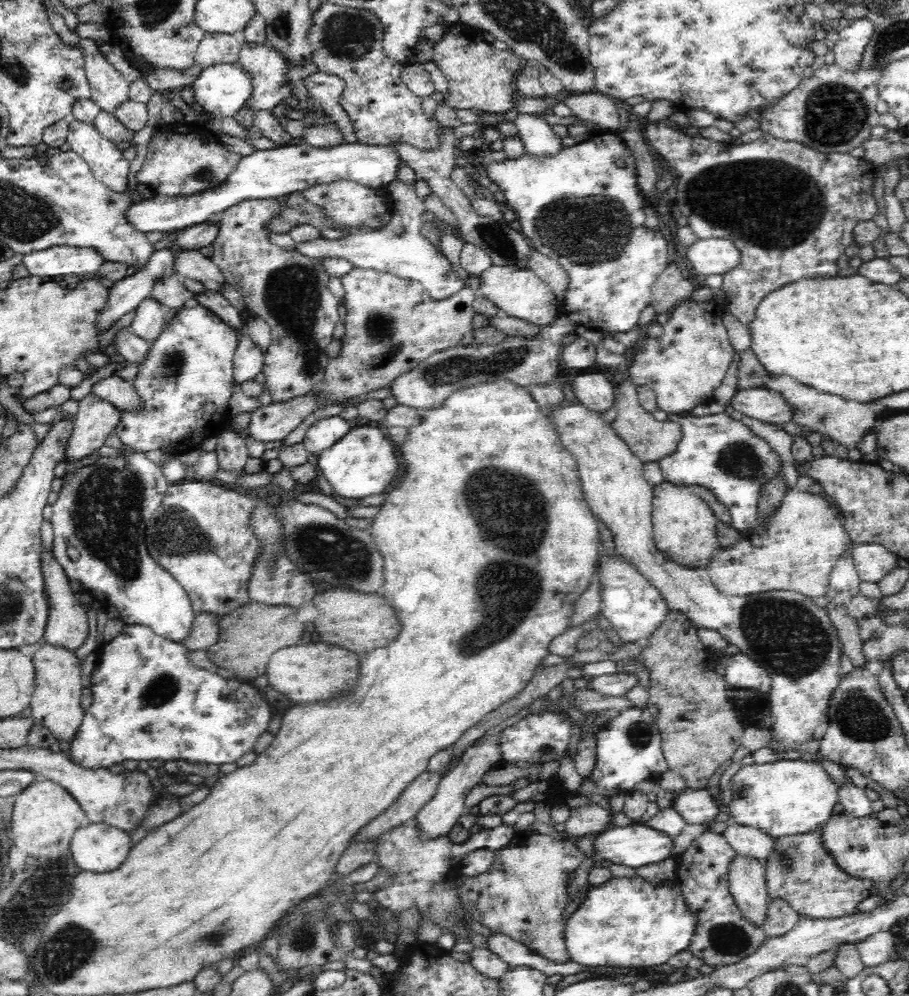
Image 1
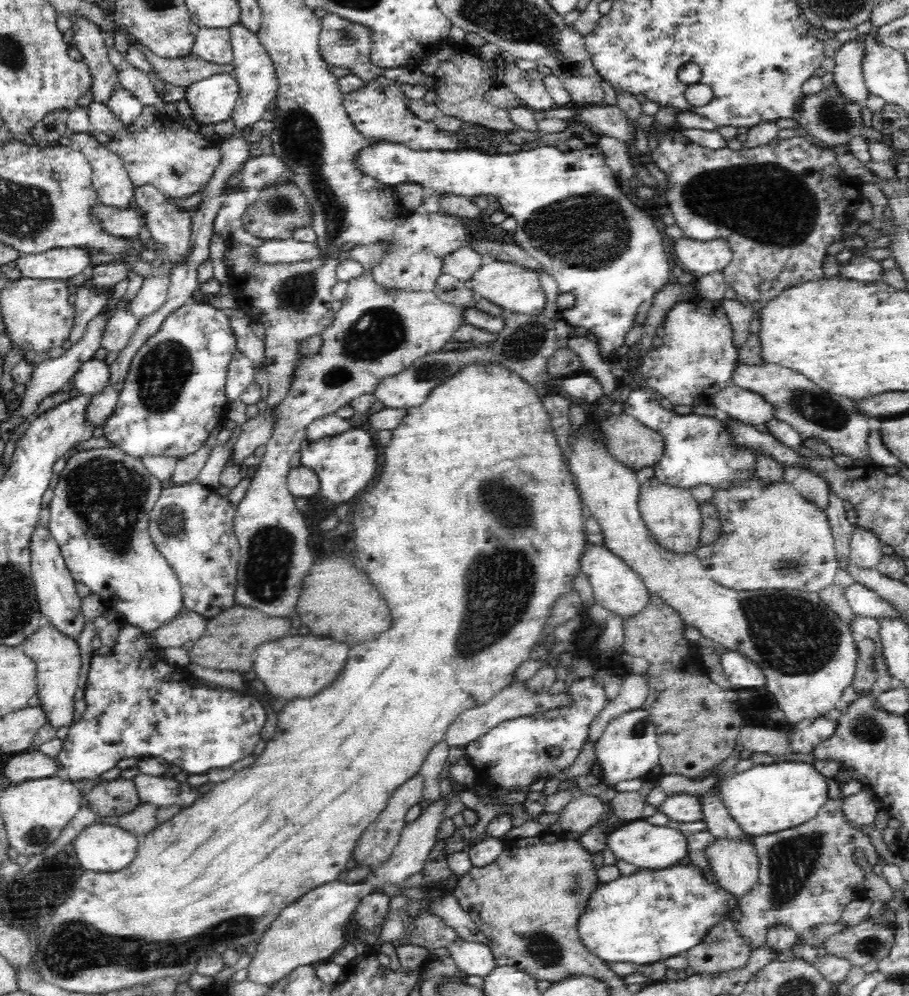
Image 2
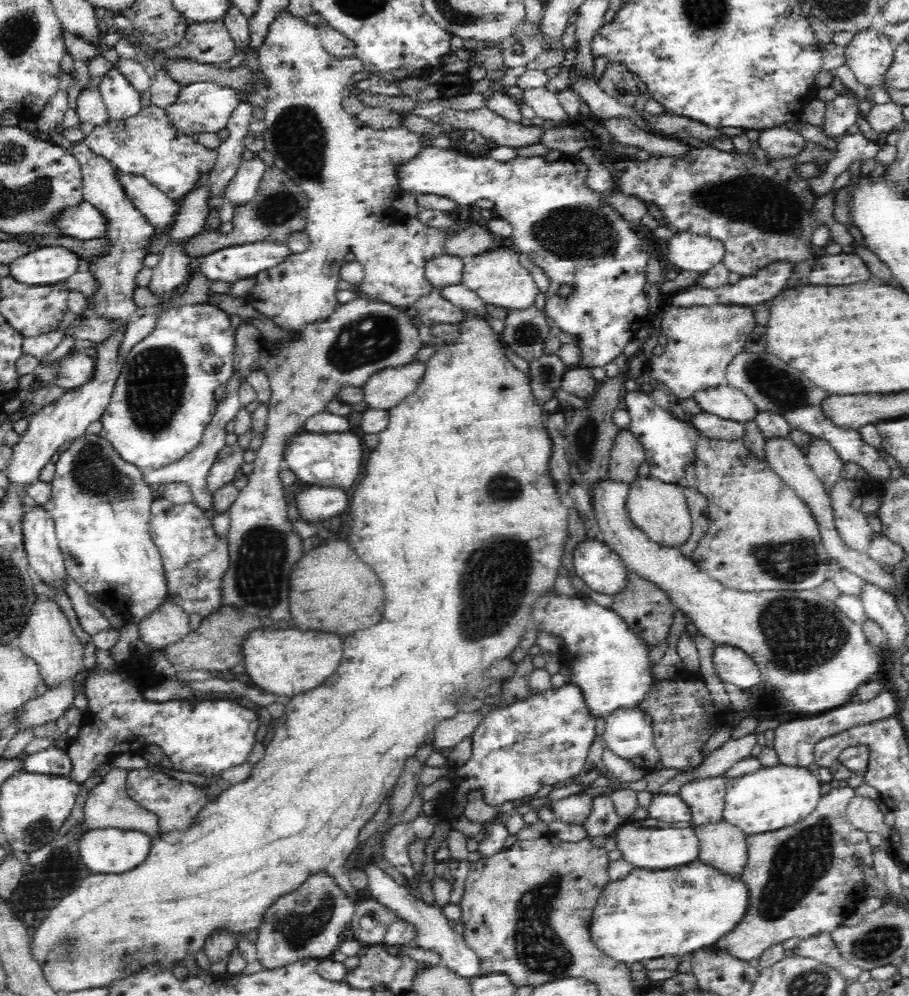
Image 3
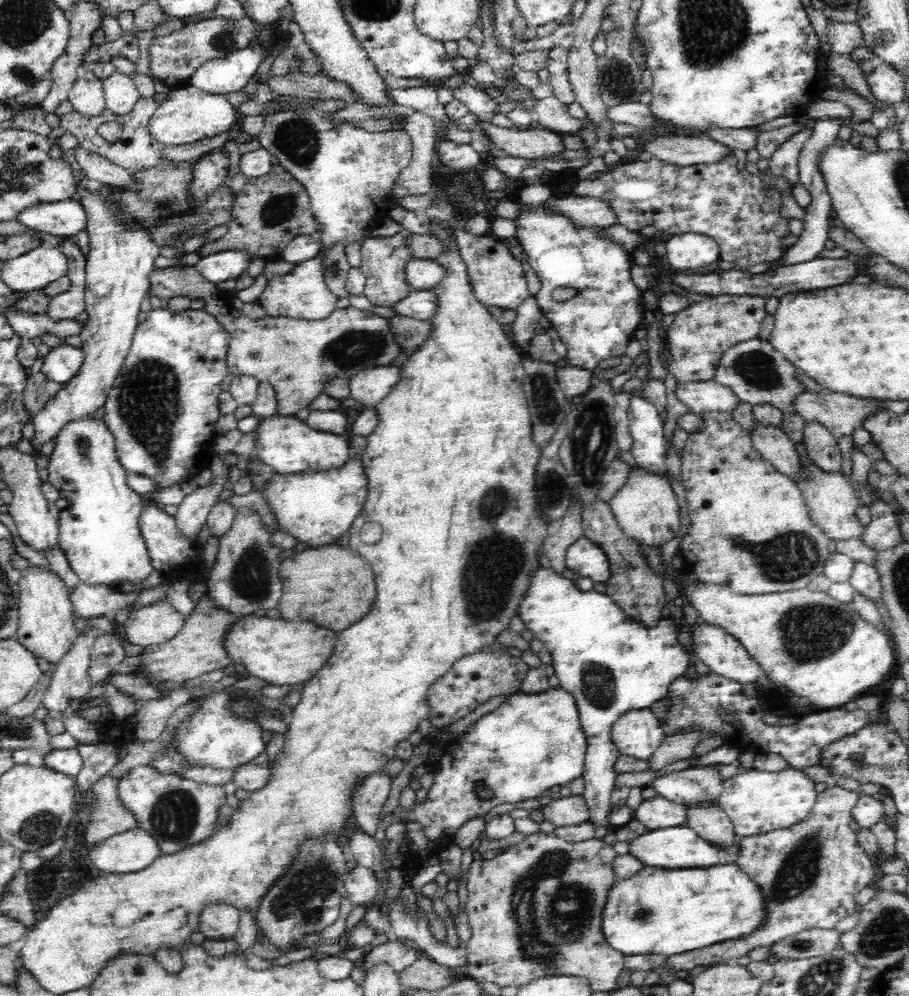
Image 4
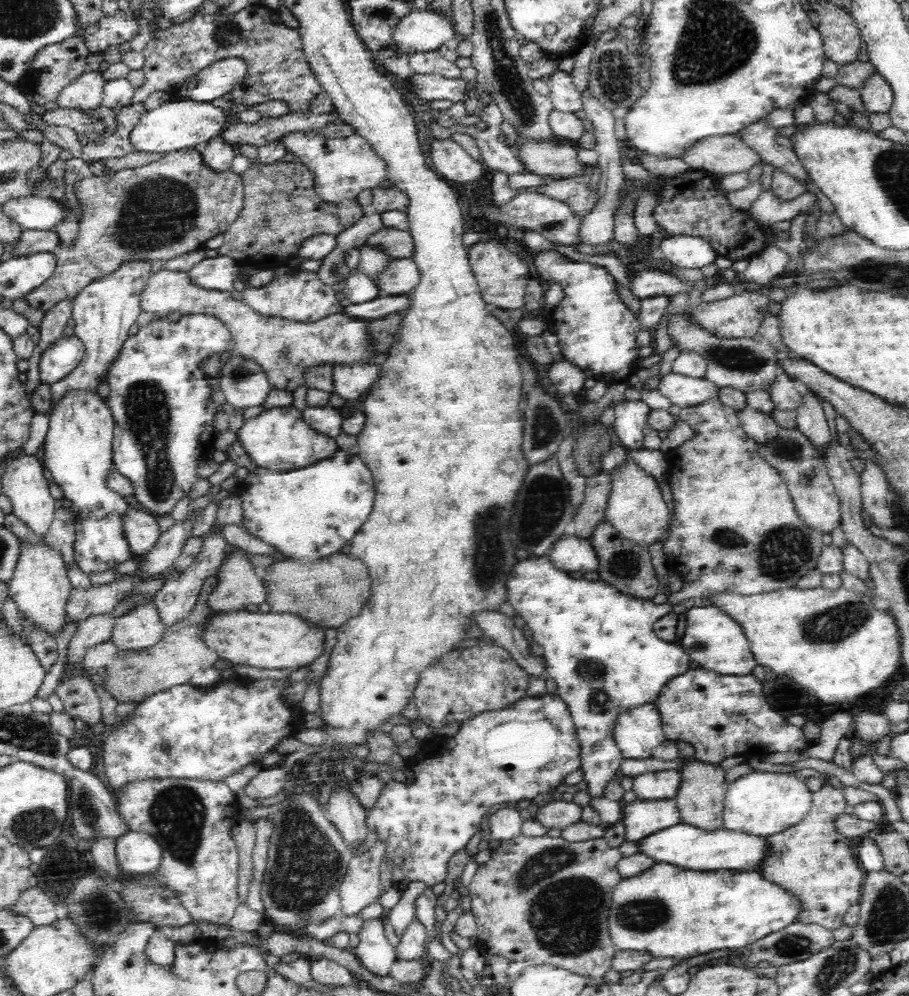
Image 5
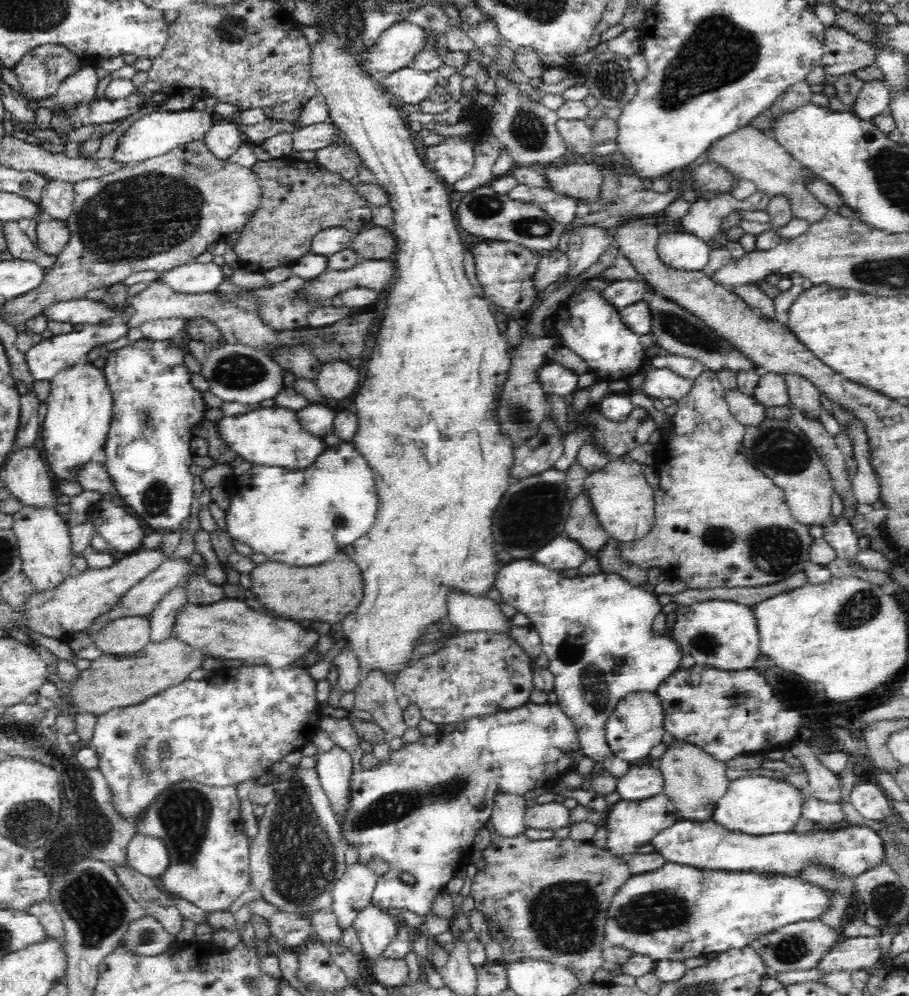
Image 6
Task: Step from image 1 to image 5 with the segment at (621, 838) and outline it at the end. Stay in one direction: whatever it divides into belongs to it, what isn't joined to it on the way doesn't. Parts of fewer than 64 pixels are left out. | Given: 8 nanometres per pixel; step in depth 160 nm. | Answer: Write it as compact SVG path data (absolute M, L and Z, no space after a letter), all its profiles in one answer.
M678 823L644 838L639 844L640 853L650 856L656 863L664 862L696 871L758 871L771 856L771 840L732 832L726 828L701 830L696 826Z

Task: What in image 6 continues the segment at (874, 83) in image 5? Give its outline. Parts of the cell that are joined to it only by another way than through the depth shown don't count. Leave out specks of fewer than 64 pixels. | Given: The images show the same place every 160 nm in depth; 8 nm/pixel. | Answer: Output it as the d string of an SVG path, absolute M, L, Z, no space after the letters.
M872 80L865 82L855 98L851 111L857 118L873 120L890 105L890 90L884 82Z

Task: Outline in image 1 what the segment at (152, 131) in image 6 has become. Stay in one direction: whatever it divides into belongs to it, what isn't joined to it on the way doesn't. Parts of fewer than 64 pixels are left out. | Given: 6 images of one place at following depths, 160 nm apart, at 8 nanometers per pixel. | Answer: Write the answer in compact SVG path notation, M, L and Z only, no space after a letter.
M235 63L203 69L191 87L196 103L206 114L220 119L233 117L245 105L253 86L240 65Z

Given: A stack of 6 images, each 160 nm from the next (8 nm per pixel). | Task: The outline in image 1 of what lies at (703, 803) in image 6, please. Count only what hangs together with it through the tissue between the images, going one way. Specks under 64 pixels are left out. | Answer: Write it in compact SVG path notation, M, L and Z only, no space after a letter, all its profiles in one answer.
M734 856L728 864L728 888L742 916L761 926L770 902L767 902L766 866L758 858Z

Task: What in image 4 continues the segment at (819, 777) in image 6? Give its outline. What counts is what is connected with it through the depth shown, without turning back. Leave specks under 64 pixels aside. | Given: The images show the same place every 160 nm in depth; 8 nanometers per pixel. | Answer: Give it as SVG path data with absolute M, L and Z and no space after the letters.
M837 784L818 794L808 817L791 828L738 839L741 852L737 866L762 887L766 895L768 920L765 928L752 937L727 941L704 949L667 957L664 967L683 974L695 966L722 962L736 962L756 947L780 942L786 936L821 928L835 930L842 918L856 912L856 894L872 885L877 877L877 866L859 845L856 832L850 828L852 810L858 803L856 792Z

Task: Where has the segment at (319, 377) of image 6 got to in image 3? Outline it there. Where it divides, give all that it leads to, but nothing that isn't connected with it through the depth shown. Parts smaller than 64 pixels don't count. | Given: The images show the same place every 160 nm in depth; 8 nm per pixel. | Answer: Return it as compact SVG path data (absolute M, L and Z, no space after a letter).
M413 361L404 366L385 368L371 374L362 384L364 402L369 408L386 409L412 394L423 375L424 362Z

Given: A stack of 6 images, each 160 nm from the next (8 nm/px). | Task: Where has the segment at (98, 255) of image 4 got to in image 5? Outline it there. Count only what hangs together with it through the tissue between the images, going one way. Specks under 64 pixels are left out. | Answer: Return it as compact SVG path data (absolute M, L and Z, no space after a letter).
M126 262L126 264L122 264L122 268L120 270L116 270L114 274L110 274L110 276L106 276L106 278L102 278L102 280L96 280L96 282L92 282L92 284L88 284L86 286L86 289L82 290L82 293L78 294L76 298L72 301L72 318L76 322L76 328L75 328L75 335L80 337L83 341L83 344L85 345L85 354L83 355L83 358L80 360L79 366L76 366L66 378L63 380L60 380L60 382L56 382L54 385L51 386L51 392L53 395L53 401L52 406L50 406L50 410L48 410L48 413L51 411L51 408L53 407L53 404L60 400L62 398L62 394L66 394L68 390L93 390L93 392L96 392L97 387L101 384L101 381L106 380L108 378L108 374L105 374L107 371L108 366L110 366L110 362L114 362L116 360L116 356L118 356L118 352L120 352L120 348L122 348L122 344L126 342L127 338L129 337L129 330L132 328L132 325L137 322L137 319L139 315L141 314L140 310L140 293L142 290L144 290L144 287L146 286L147 280L150 278L150 270L152 269L151 262Z

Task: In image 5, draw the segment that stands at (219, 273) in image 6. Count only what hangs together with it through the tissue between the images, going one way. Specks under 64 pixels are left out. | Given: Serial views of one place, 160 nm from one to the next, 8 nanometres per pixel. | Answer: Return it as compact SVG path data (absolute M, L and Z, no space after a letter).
M229 256L205 257L187 272L187 277L191 284L194 286L201 285L204 290L230 291L233 288L233 282L236 274L238 274L239 267L238 263Z

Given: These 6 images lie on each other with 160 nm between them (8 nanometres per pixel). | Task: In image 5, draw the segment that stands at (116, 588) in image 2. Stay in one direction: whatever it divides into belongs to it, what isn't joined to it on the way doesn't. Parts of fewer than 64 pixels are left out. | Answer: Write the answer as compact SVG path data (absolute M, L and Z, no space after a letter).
M68 390L46 415L49 417L49 426L46 438L40 446L40 460L52 473L52 480L60 486L63 496L72 500L71 512L75 528L73 558L80 569L88 574L112 570L134 556L121 533L121 514L130 505L124 496L112 492L105 483L107 472L114 469L112 439L115 429L115 420L107 400L93 390Z

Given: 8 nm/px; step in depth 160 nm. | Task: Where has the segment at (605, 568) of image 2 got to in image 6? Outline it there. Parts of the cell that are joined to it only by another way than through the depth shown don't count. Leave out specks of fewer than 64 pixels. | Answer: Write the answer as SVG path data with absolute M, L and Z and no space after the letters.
M558 535L533 551L530 558L536 564L561 572L567 568L578 568L585 556L585 550L577 542L566 535Z

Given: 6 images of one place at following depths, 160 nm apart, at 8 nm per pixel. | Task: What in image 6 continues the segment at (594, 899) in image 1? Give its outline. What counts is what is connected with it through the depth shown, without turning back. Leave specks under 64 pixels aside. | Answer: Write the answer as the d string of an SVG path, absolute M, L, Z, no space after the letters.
M667 862L653 872L633 875L612 897L604 925L604 943L655 961L672 959L684 961L690 957L726 952L751 945L760 936L777 928L806 920L819 920L836 898L836 891L807 882L802 878L779 873L753 871L702 870Z

